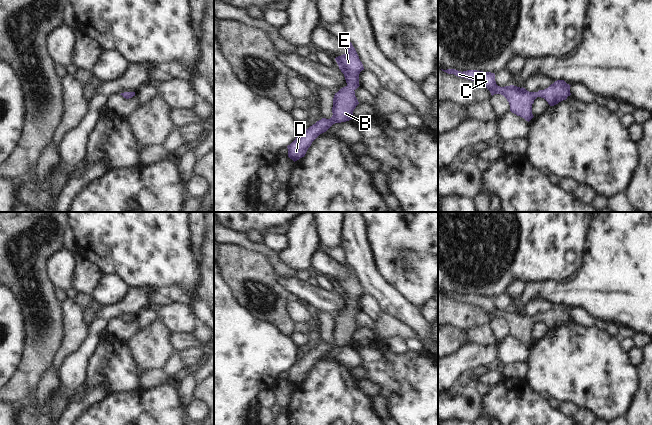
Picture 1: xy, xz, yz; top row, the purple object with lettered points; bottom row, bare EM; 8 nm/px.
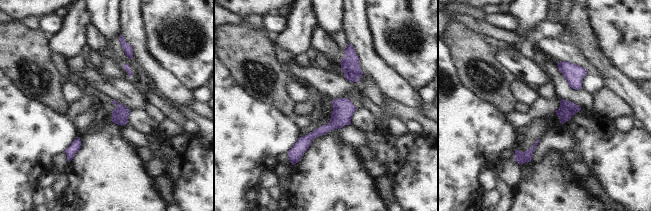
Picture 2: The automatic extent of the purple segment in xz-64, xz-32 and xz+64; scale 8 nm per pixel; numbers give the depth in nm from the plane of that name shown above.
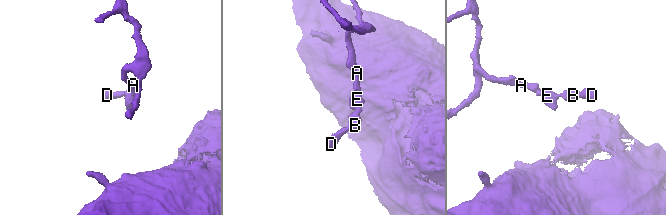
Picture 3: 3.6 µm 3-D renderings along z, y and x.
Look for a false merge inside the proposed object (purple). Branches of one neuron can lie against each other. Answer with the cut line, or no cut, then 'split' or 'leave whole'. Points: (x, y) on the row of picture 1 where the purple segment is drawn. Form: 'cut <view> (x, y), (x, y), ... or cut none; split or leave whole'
cut none; leave whole

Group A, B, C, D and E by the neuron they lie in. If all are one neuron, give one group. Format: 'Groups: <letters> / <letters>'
Groups: A B C D E

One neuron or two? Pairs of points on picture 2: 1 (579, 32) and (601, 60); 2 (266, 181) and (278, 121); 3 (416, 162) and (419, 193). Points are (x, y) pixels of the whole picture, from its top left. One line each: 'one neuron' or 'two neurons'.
1: one neuron
2: two neurons
3: one neuron

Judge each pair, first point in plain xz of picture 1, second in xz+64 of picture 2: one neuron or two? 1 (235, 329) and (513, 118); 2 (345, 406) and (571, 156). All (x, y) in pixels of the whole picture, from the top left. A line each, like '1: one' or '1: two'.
1: two
2: two

